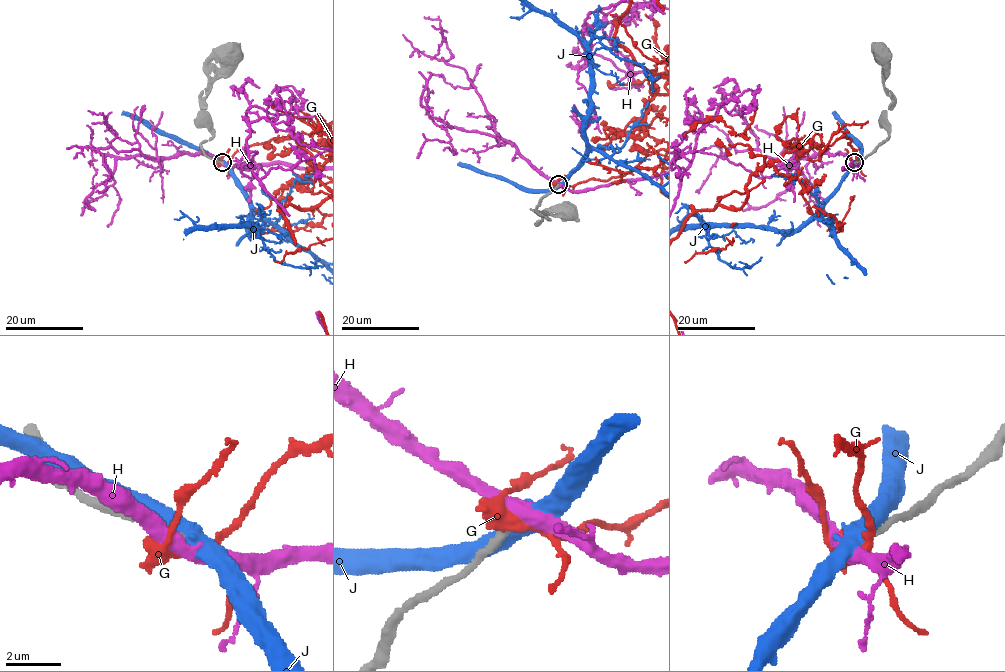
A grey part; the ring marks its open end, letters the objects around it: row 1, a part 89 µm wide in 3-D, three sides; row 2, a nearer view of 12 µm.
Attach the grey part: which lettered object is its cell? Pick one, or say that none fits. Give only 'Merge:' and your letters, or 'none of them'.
Merge: none of them

